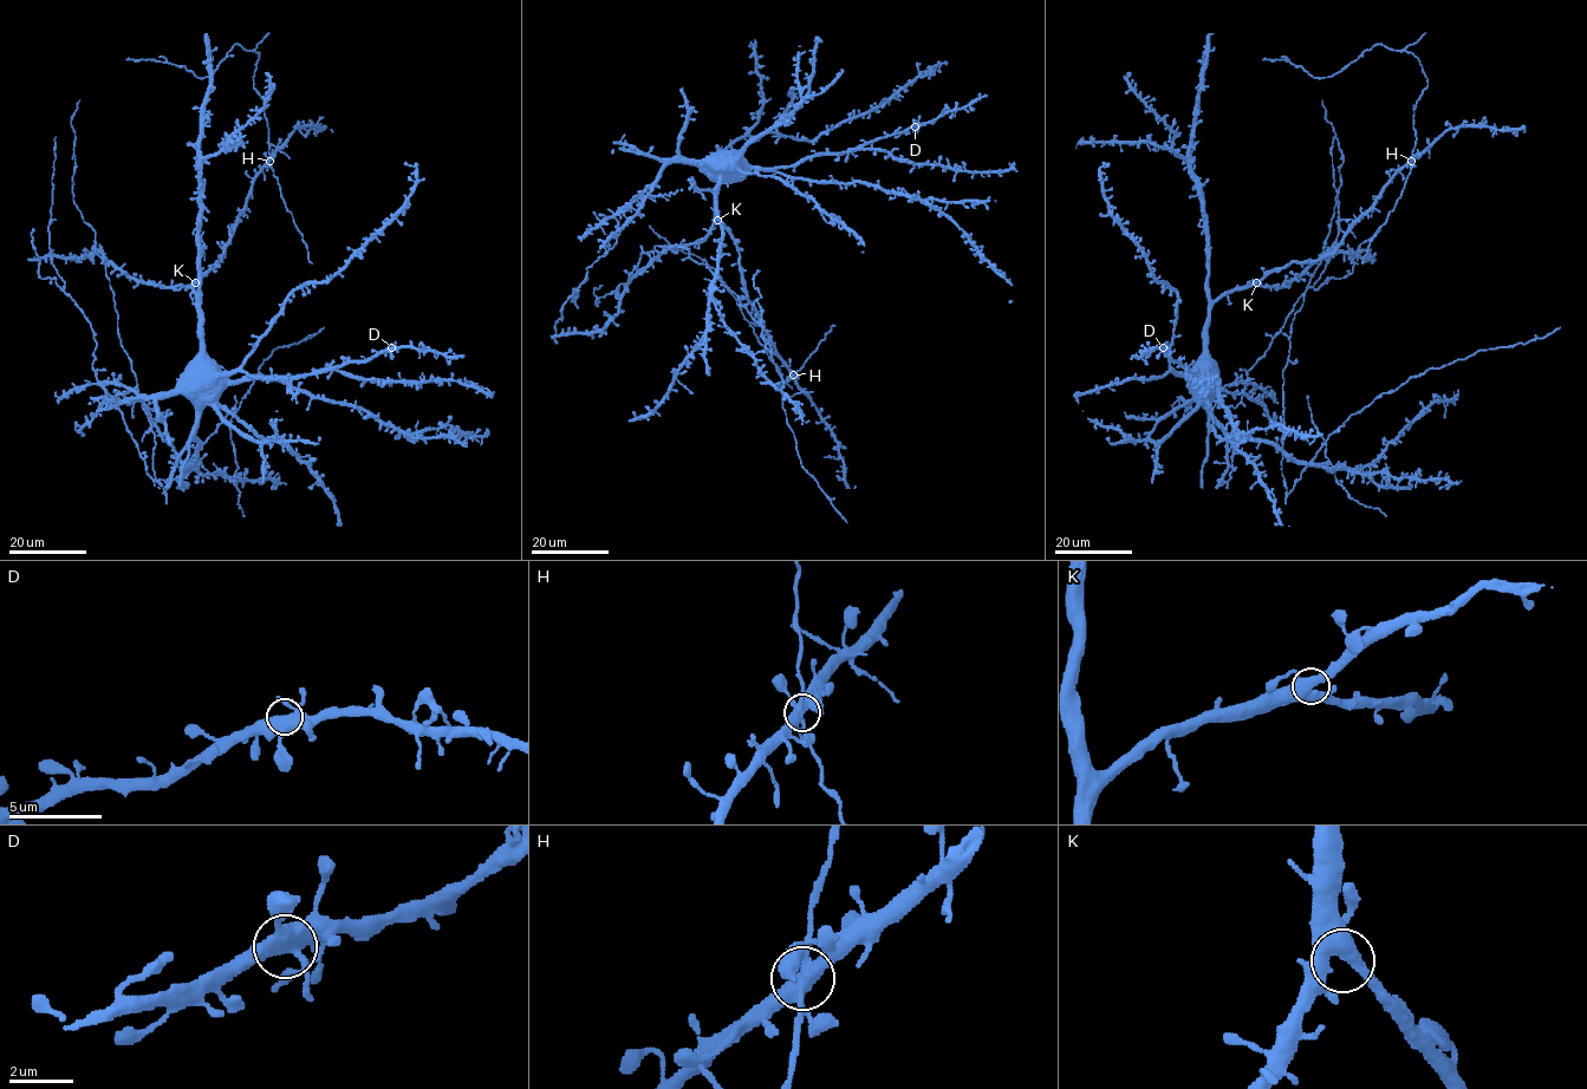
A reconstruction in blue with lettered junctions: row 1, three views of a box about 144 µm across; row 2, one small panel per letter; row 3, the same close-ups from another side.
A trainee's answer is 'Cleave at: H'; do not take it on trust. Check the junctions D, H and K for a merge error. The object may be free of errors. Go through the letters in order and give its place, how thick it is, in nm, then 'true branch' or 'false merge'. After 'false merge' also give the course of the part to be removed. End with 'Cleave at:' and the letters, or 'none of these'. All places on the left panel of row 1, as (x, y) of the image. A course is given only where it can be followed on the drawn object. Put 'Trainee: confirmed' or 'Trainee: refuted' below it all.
D: place (391, 347); calibre 440 nm; true branch
H: place (270, 161); calibre 440 nm; false merge; course (270, 160), (264, 106), (253, 77), (258, 53), (235, 44), (209, 76), (199, 78), (168, 62), (127, 59)
K: place (195, 282); calibre 460 nm; true branch
Cleave at: H
Trainee: confirmed

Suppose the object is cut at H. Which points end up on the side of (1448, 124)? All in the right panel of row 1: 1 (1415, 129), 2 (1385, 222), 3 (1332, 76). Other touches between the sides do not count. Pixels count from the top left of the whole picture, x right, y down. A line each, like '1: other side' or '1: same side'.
1: other side
2: other side
3: other side

